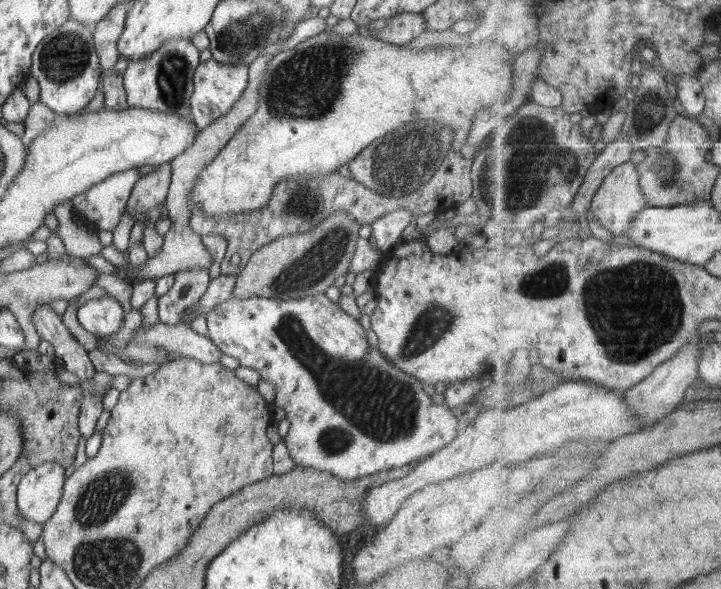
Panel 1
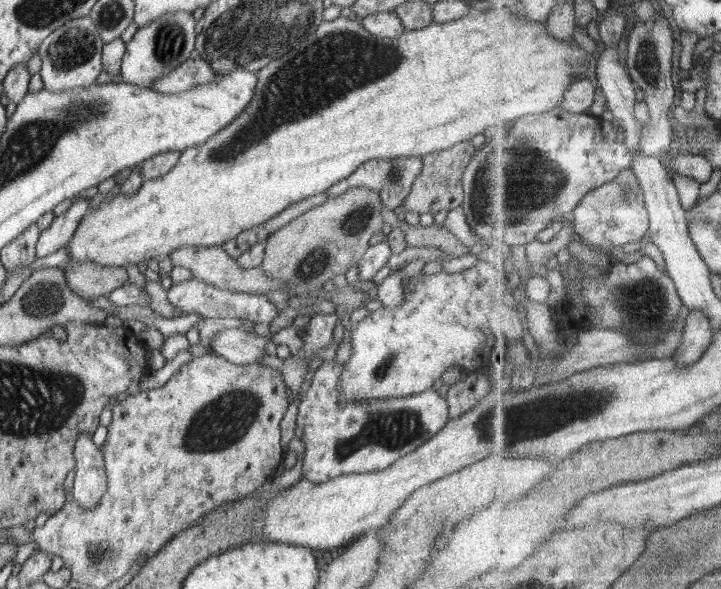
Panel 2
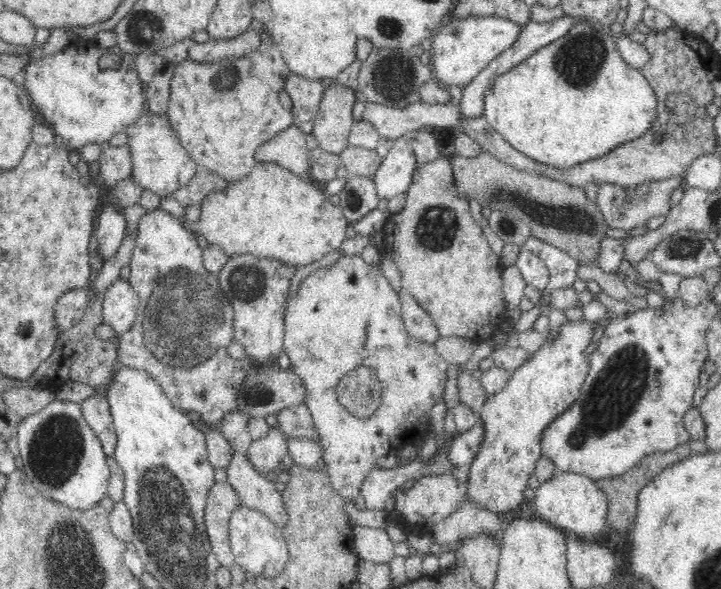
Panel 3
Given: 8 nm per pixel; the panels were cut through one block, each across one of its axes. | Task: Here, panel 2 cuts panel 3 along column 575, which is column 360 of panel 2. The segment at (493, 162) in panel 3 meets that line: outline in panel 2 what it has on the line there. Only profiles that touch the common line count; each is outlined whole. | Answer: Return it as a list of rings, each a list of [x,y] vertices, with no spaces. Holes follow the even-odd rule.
[[[348,187],[336,198],[274,231],[266,240],[266,252],[260,266],[269,278],[282,280],[289,295],[316,290],[325,280],[340,276],[360,260],[368,241],[382,229],[387,229],[381,217],[381,200],[375,191],[366,187]]]

